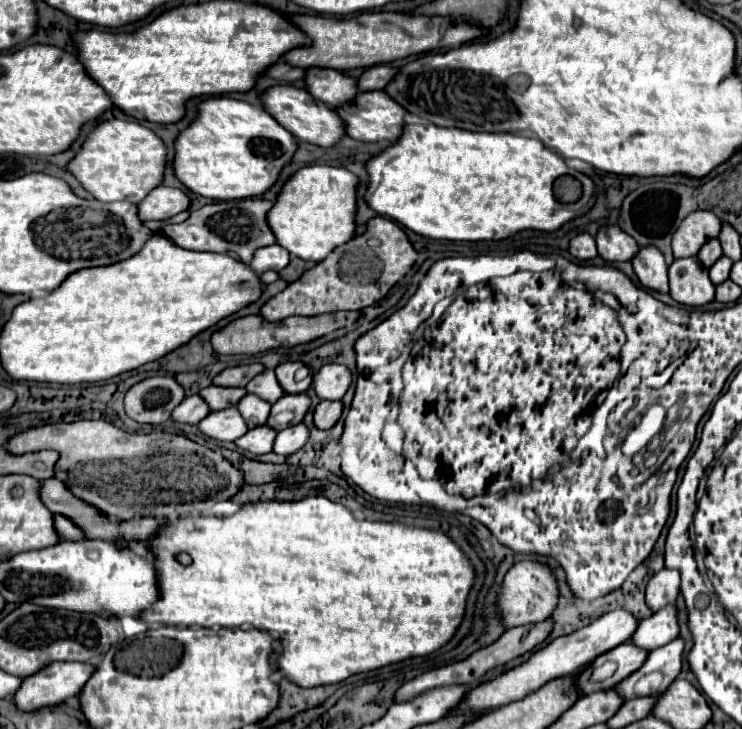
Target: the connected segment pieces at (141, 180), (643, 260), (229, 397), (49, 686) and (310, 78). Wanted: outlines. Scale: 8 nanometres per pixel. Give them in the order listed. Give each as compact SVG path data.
M107 120L87 136L79 154L69 162L69 170L101 202L127 200L139 204L151 190L163 184L167 154L165 142L147 126L129 120Z
M641 248L639 256L635 256L633 270L641 282L643 288L655 290L659 294L669 292L669 282L667 282L667 264L665 258L659 250L655 248Z
M209 386L201 390L201 396L211 404L211 410L225 410L231 406L237 406L239 400L247 394L245 388L221 388L221 386Z
M81 662L49 664L39 676L23 680L13 700L21 710L59 706L69 698L77 698L93 672L95 668L91 664Z
M309 68L307 70L307 90L323 100L325 104L337 108L343 104L349 104L357 96L357 78L345 76L339 70L331 68Z

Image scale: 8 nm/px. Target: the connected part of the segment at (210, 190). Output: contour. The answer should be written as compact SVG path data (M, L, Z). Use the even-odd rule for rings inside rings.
M209 98L199 104L197 120L175 142L175 174L193 192L215 200L243 200L265 194L299 148L297 138L285 130L265 108L235 98Z

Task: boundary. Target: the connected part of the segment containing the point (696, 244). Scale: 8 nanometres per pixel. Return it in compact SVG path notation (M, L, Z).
M707 210L691 212L691 216L683 220L683 224L673 236L671 248L675 260L697 256L697 252L707 240L719 238L719 232L721 232L721 220L713 212Z

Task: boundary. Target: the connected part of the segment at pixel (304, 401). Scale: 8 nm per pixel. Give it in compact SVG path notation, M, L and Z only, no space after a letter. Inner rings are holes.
M285 394L283 400L279 400L279 402L273 404L271 416L269 416L267 424L271 428L275 428L277 432L285 430L291 424L301 424L303 418L305 418L305 414L309 412L309 408L311 408L311 398L307 394ZM285 412L293 412L293 420L291 422L283 422L281 420L281 416Z

